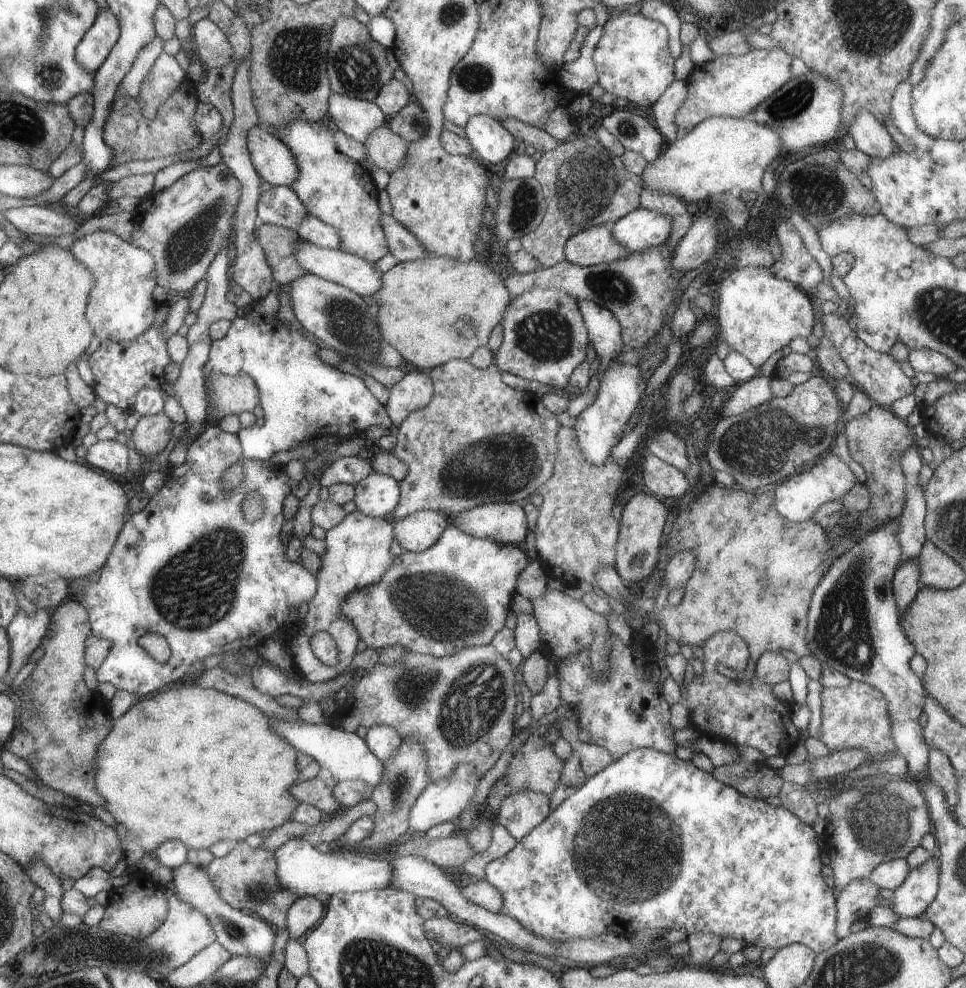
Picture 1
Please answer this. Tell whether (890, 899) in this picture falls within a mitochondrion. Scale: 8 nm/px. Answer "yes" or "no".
no

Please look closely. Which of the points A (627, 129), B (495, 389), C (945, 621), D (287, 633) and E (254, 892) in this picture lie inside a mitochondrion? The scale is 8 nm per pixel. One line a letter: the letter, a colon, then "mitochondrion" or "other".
A: mitochondrion
B: other
C: other
D: other
E: mitochondrion

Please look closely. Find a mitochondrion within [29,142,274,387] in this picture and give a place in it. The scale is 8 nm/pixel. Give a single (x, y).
(185, 247)

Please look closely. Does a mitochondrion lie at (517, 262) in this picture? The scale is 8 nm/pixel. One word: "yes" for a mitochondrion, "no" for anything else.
no

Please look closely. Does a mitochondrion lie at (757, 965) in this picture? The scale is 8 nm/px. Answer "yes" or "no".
no

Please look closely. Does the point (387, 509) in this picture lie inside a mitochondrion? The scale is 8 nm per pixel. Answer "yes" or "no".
no

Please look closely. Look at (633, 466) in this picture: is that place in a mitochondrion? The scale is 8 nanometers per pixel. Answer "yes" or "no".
no

